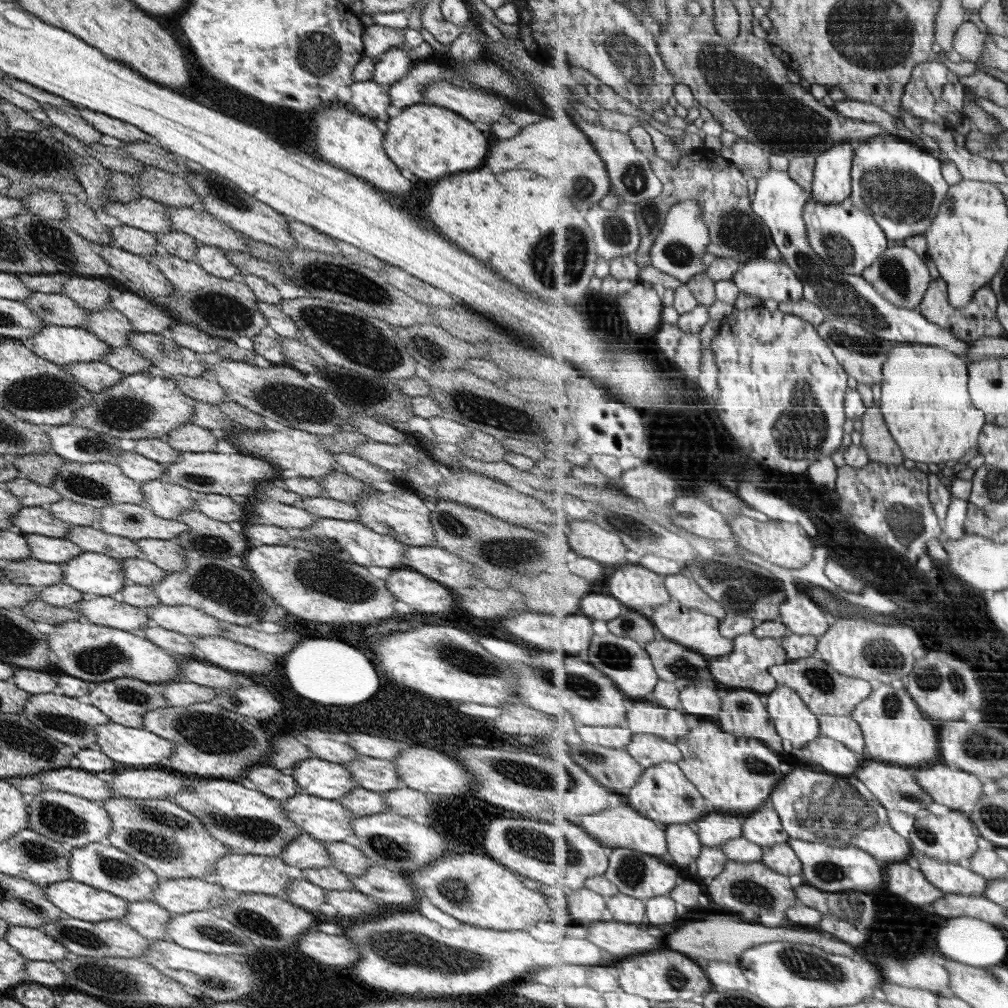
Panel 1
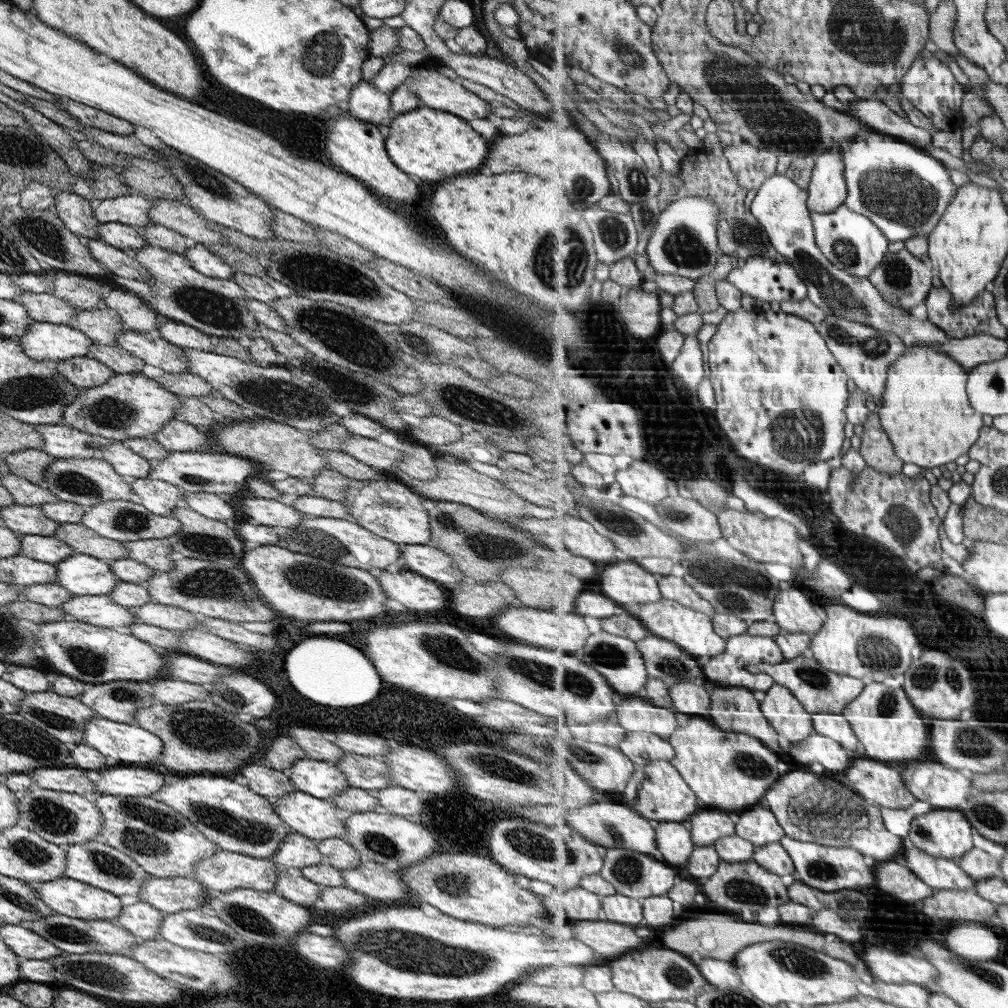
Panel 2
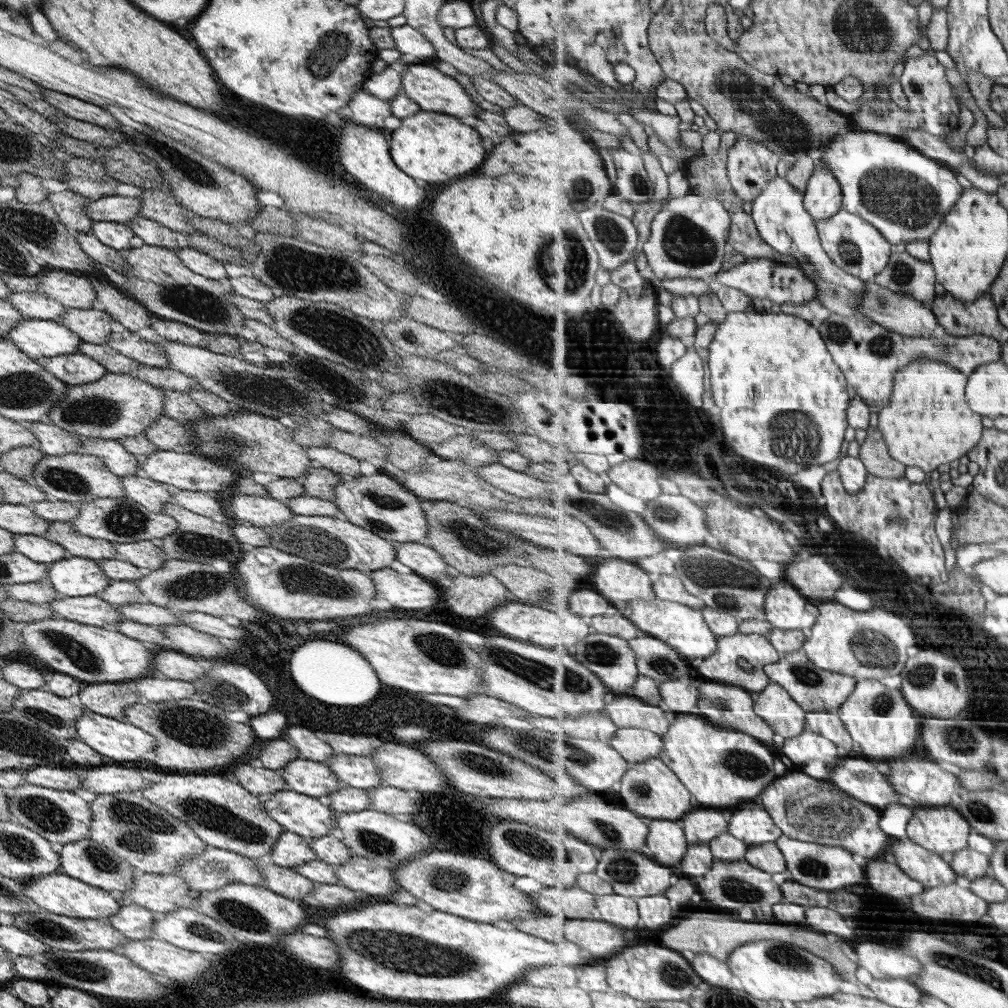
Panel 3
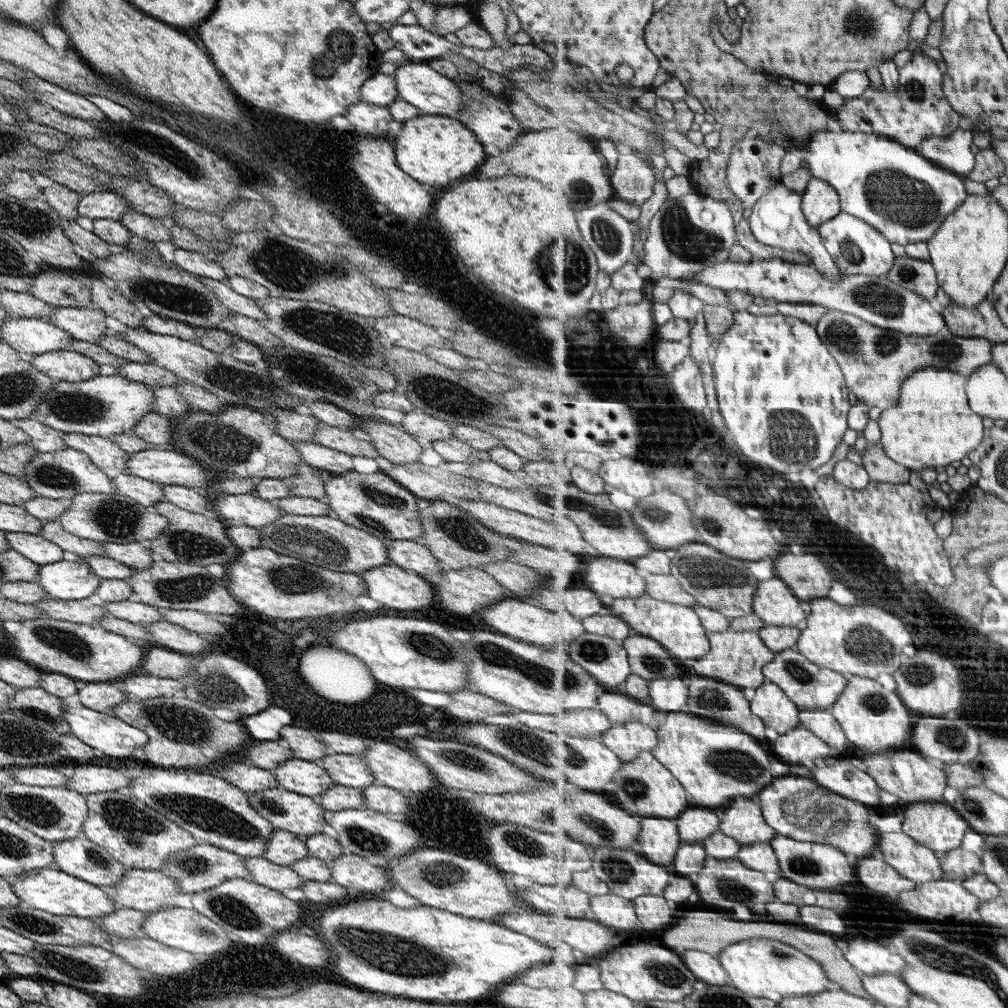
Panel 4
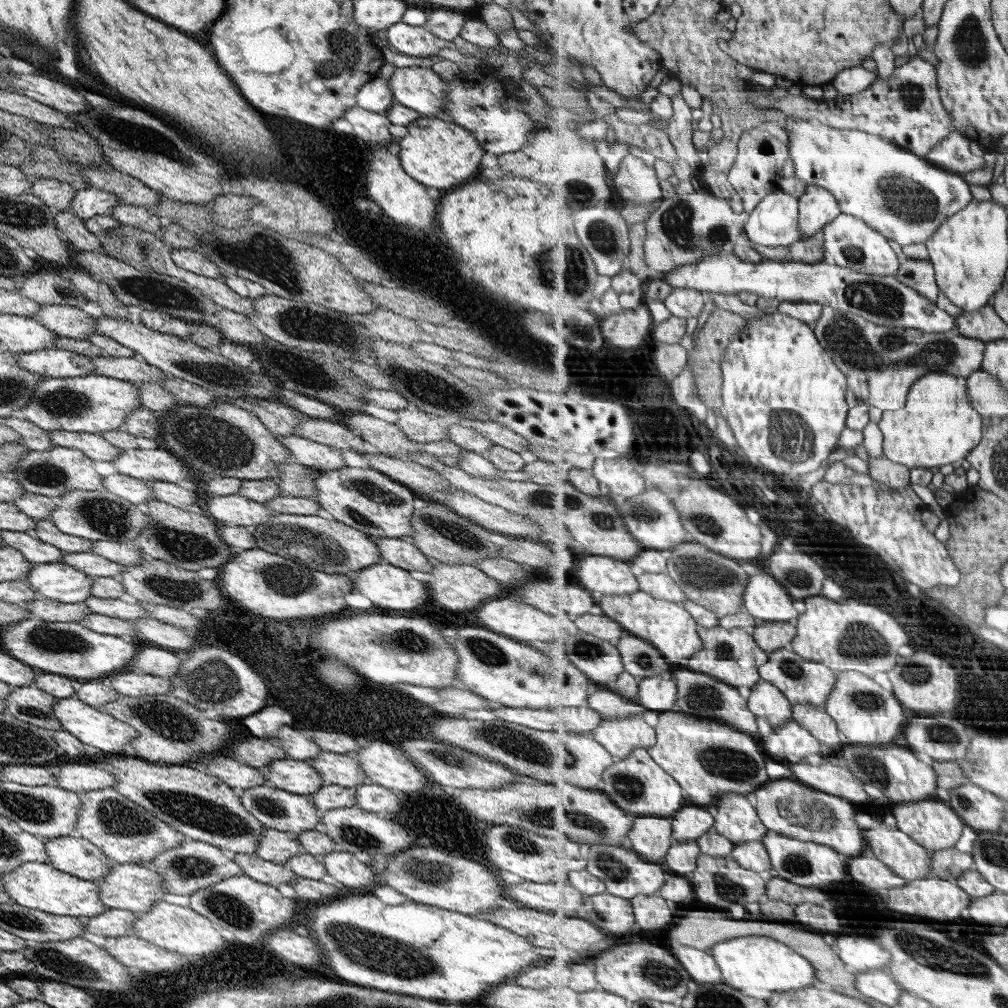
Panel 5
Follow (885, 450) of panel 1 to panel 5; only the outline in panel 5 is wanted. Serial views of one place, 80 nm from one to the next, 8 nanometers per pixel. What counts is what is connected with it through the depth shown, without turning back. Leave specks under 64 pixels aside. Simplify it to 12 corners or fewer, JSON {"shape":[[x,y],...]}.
{"shape":[[870,457],[869,474],[893,489],[910,485],[910,467]]}

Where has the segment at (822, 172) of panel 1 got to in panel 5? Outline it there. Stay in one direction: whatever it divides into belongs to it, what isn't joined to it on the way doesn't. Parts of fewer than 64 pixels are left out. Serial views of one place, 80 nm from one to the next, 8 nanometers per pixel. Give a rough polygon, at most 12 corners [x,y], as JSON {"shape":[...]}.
{"shape":[[808,185],[800,198],[805,238],[821,232],[842,213],[826,188]]}

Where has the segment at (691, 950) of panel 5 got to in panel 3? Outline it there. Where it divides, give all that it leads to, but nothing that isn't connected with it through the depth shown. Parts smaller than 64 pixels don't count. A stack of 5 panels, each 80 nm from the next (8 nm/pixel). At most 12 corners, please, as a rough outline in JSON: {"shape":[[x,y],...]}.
{"shape":[[709,954],[690,956],[695,972],[709,984],[737,986],[731,967]]}

